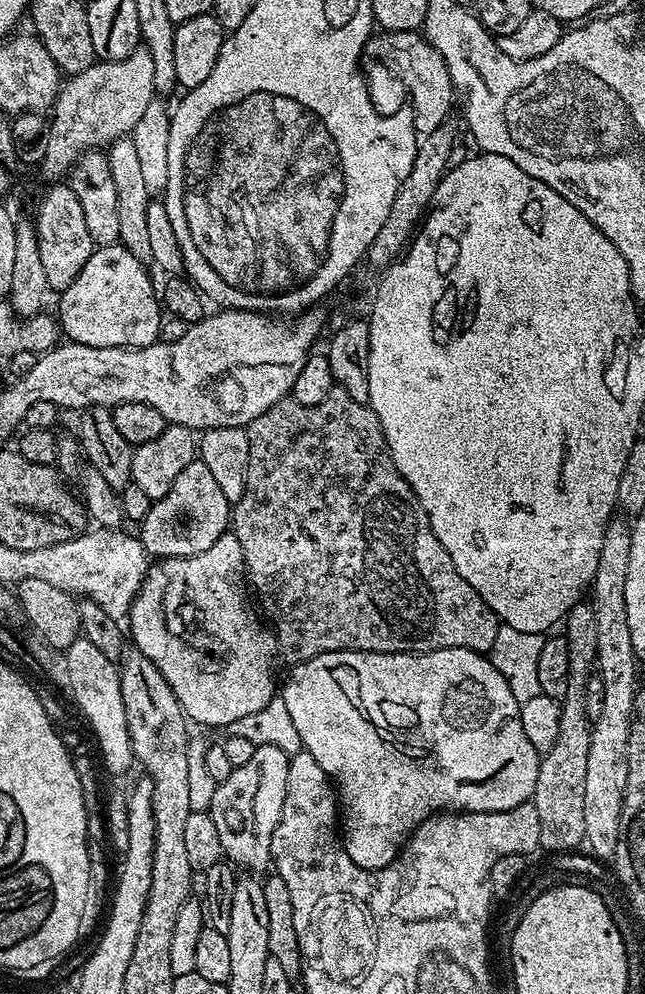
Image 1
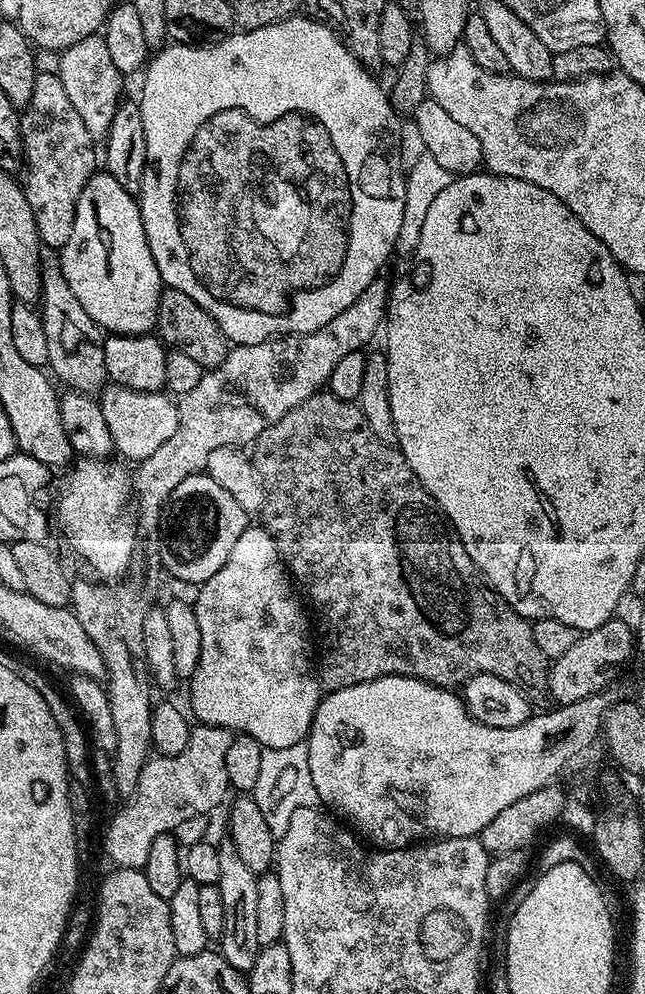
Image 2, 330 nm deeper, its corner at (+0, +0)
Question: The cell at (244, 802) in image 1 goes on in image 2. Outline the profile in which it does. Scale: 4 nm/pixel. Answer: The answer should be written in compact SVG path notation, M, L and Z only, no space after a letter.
M224 838L224 841L219 841L218 859L222 873L219 882L222 906L226 906L226 926L218 941L218 951L226 958L226 962L230 962L230 966L234 966L234 970L246 974L254 966L262 947L258 942L258 929L256 929L258 876L242 863L242 858L232 845L231 839Z

